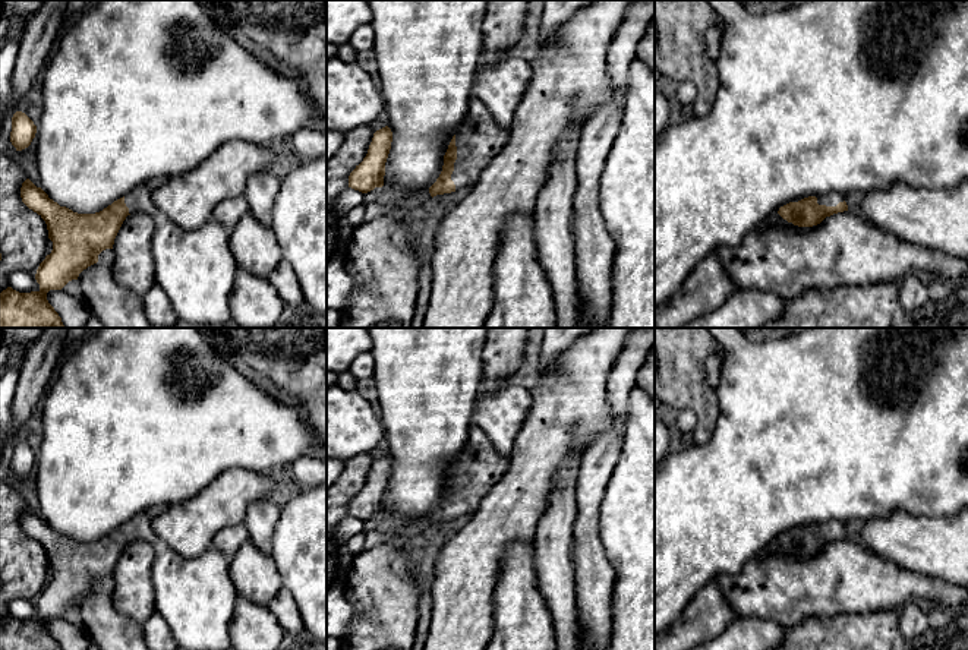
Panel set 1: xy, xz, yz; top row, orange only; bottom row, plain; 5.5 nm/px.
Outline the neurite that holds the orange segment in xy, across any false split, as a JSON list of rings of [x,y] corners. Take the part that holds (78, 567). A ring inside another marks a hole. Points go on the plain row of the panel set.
[[[29,507],[22,511],[21,526],[45,549],[53,578],[37,597],[38,619],[19,621],[7,615],[0,621],[0,650],[62,650],[48,631],[47,621],[78,608],[83,597],[98,590],[103,578],[113,577],[127,543],[145,540],[161,548],[152,518],[146,512],[132,517],[95,542],[78,542],[60,534]]]

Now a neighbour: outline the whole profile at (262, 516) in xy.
[[[262,498],[249,505],[245,515],[245,527],[250,542],[265,555],[271,555],[275,526],[280,520],[283,505],[271,498]]]

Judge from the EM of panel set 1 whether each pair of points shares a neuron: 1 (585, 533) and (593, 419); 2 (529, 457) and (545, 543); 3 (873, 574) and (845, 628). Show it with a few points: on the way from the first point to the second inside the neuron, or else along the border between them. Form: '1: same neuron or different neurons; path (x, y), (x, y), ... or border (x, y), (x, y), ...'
1: different neurons; border (611, 410), (612, 425), (599, 434), (580, 454)
2: different neurons; border (555, 488), (536, 527), (532, 543)
3: different neurons; border (886, 609), (842, 612), (819, 618)

